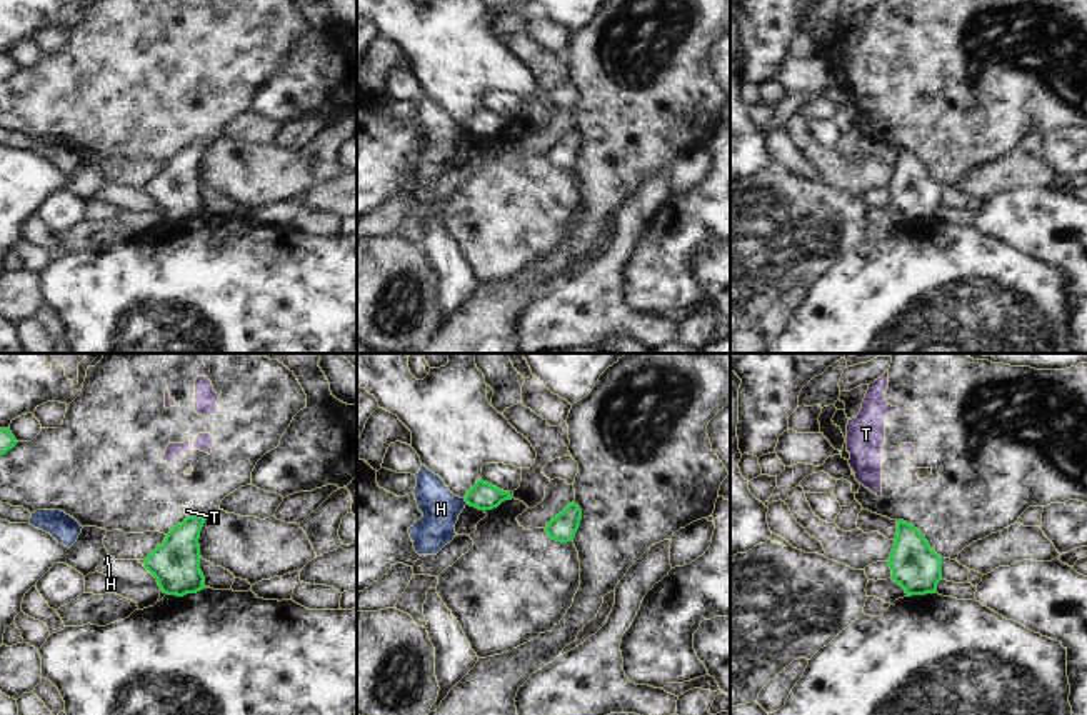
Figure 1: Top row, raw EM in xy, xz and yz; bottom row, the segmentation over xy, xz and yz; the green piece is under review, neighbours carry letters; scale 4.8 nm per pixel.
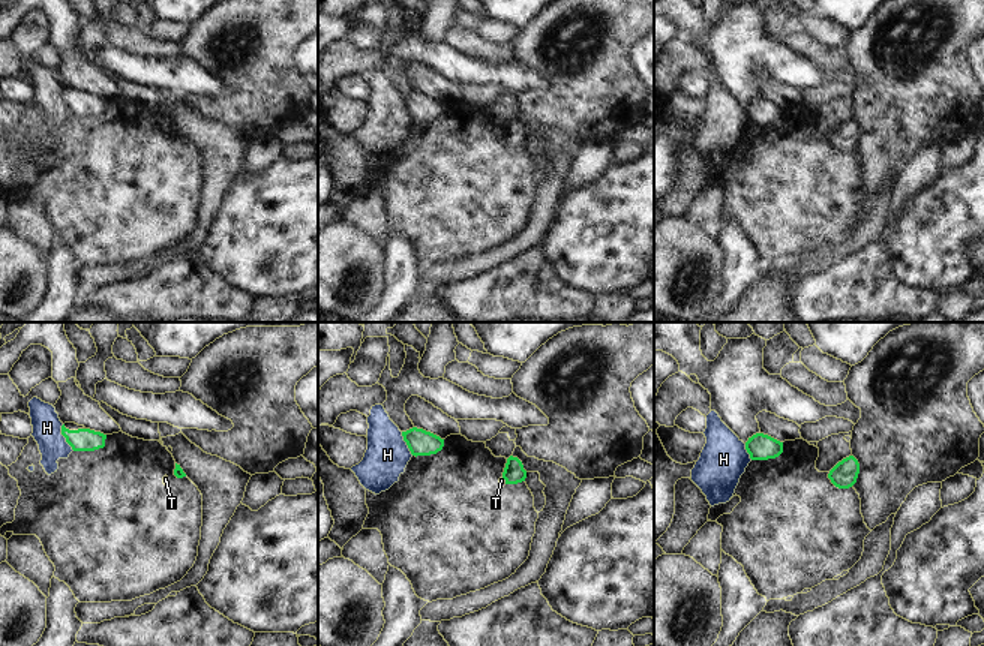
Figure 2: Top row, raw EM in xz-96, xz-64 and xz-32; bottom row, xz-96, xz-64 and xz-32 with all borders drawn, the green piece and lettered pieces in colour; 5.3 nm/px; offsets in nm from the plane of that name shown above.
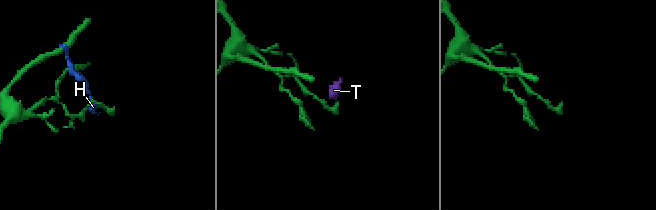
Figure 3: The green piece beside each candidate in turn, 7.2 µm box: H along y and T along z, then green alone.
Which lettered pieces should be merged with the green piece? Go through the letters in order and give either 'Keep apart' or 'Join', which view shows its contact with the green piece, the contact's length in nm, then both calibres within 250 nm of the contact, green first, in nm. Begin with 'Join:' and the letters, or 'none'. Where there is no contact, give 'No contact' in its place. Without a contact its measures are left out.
Join: none
H: Keep apart. Touches green in xz. Shared border 40 nm. Thickness 140 nm (green) against 180 nm
T: Keep apart. Touches green in xy. Shared border 30 nm. Thickness 240 nm (green) against 30 nm

